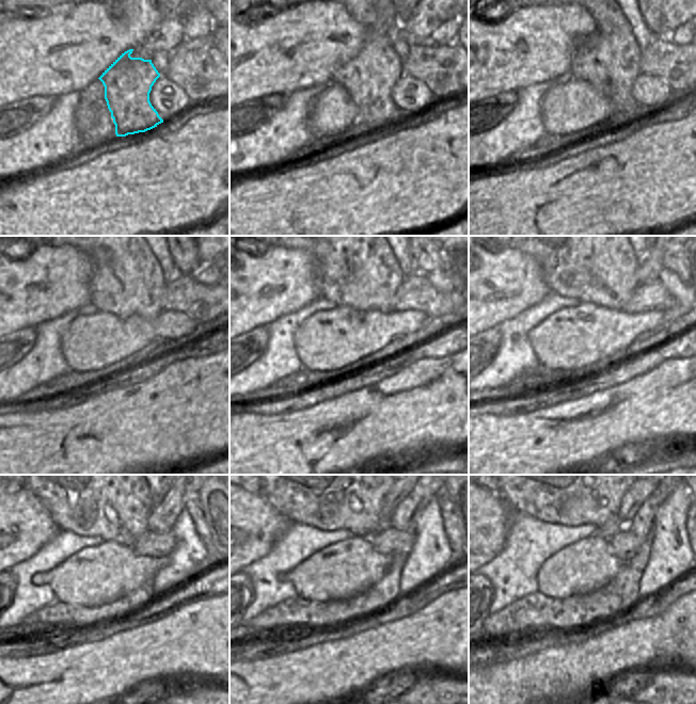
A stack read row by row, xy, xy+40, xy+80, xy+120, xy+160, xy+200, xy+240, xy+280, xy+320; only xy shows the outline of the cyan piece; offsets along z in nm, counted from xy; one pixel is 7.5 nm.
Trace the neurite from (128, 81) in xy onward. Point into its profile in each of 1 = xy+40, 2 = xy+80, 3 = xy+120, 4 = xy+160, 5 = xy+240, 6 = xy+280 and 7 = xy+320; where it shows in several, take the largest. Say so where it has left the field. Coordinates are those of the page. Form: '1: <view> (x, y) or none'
1: xy+40 (368, 78)
2: xy+80 (608, 59)
3: xy+120 (126, 280)
4: xy+160 (356, 267)
5: xy+240 (108, 496)
6: xy+280 (329, 496)
7: xy+320 (570, 496)

